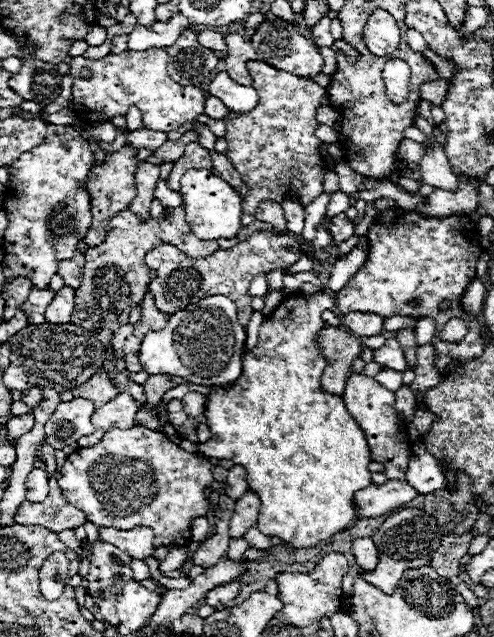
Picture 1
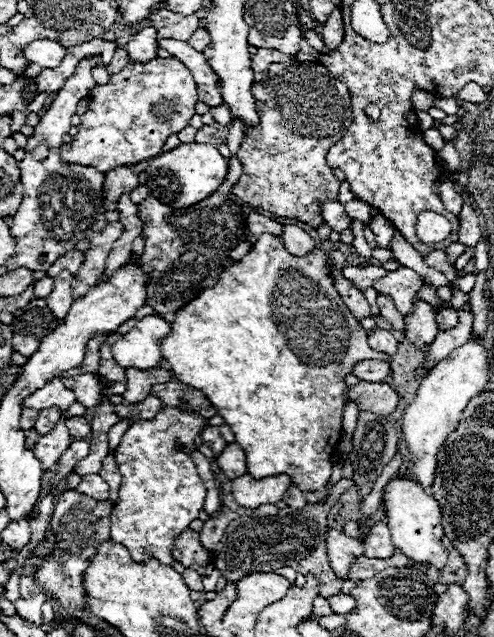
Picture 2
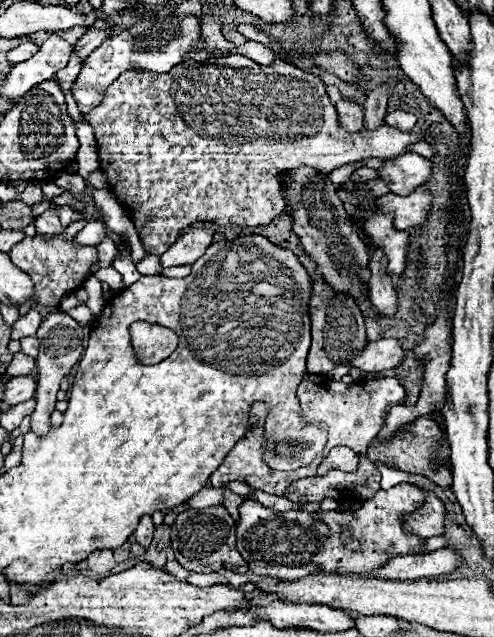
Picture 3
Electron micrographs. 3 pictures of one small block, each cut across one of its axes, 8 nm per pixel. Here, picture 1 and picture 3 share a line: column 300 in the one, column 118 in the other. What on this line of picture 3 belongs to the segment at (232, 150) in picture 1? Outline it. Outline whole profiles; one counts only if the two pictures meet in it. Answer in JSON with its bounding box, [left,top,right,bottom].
[86,54,430,254]

